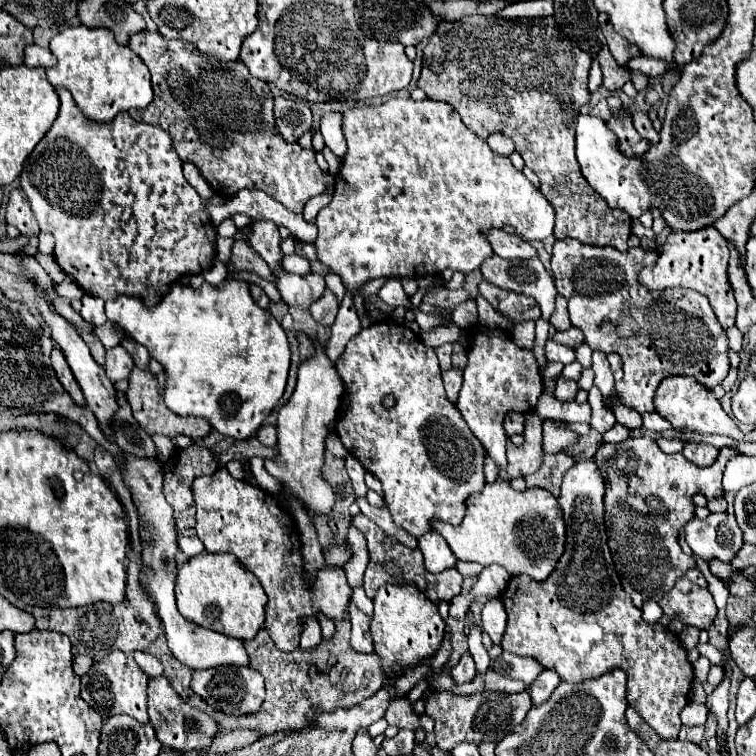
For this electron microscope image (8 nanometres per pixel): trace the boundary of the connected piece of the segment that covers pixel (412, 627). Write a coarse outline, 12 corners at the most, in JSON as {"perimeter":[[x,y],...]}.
{"perimeter":[[413,583],[383,585],[371,637],[389,675],[435,655],[437,605]]}

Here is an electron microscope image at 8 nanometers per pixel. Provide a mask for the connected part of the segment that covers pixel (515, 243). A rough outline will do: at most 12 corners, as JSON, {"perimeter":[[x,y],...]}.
{"perimeter":[[489,231],[493,251],[503,259],[533,259],[537,251],[519,235]]}

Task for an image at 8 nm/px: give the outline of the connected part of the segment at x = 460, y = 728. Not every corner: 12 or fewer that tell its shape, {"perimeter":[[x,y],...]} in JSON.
{"perimeter":[[433,691],[437,747],[497,743],[525,721],[533,703],[483,691]]}

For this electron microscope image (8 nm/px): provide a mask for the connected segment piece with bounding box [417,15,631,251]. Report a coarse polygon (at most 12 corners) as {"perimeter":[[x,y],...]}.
{"perimeter":[[553,17],[437,27],[417,85],[515,143],[555,239],[625,251],[575,159],[593,57]]}

